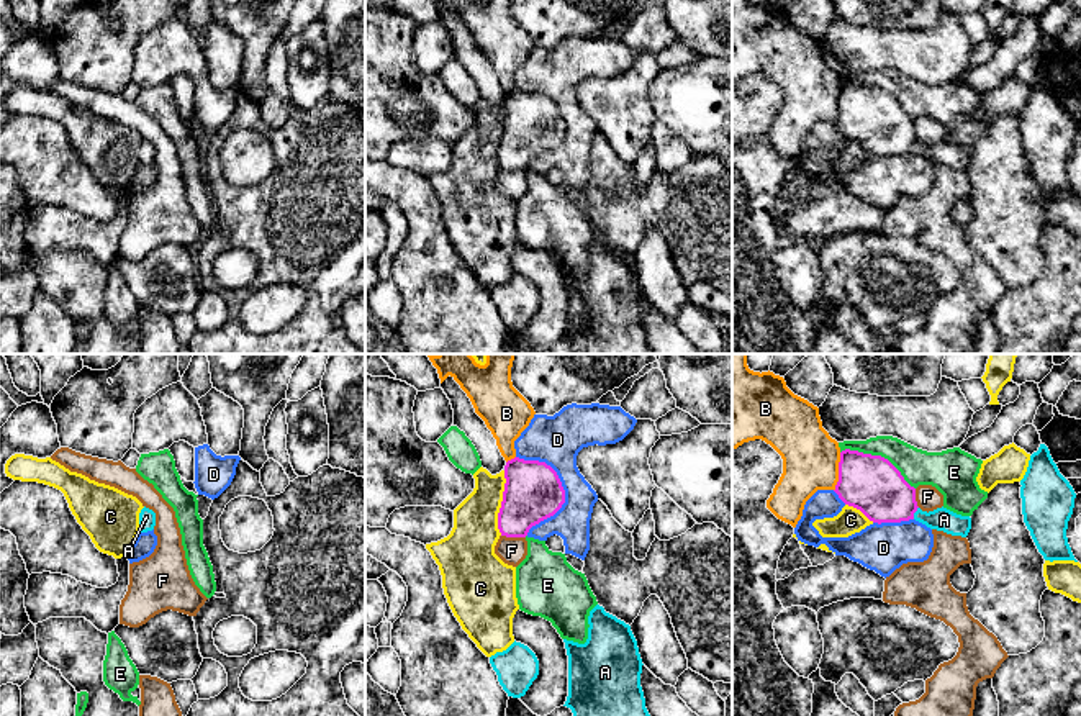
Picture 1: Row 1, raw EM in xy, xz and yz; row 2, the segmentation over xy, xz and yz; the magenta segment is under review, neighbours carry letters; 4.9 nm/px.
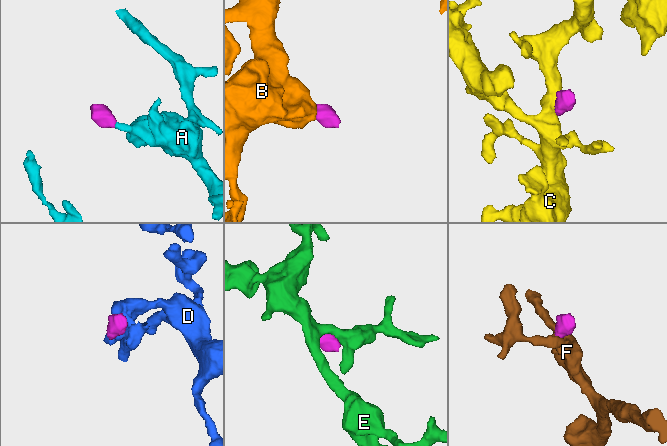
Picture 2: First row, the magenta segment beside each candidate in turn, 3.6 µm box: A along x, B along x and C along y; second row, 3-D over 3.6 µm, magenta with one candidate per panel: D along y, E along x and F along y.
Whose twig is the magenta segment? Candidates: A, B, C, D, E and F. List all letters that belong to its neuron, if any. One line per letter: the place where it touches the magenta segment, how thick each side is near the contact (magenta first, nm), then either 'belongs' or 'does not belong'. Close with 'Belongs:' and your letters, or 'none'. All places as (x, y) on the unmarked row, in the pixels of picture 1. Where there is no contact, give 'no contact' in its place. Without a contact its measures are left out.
A: yz (914, 145) | 280/110 nm | belongs
B: yz (839, 105) | 280/280 nm | does not belong
C: xz (502, 136) | 280/220 nm | does not belong
D: xz (562, 122) | 280/240 nm | does not belong
E: yz (878, 89) | 280/180 nm | does not belong
F: xz (513, 169) | 280/140 nm | does not belong
Belongs: A

